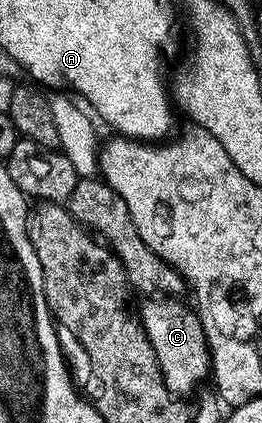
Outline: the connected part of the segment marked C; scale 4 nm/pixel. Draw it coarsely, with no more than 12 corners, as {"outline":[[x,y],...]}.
{"outline":[[176,298],[143,301],[142,327],[169,390],[210,376],[199,315]]}

